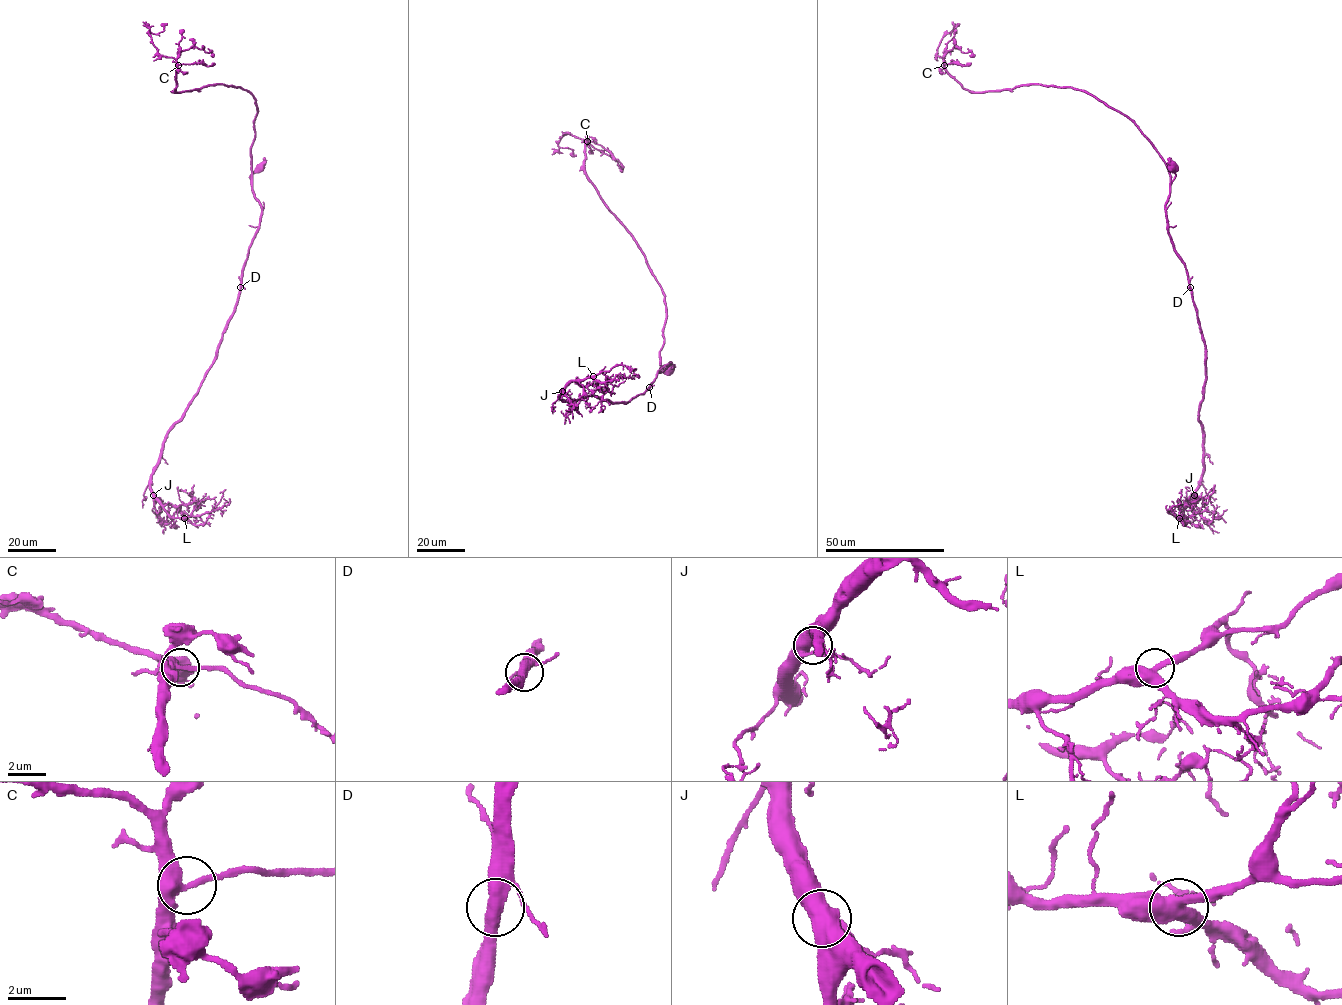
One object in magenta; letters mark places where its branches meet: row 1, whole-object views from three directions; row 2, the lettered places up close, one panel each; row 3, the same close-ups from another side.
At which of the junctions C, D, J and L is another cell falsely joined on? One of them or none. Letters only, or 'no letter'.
no letter

